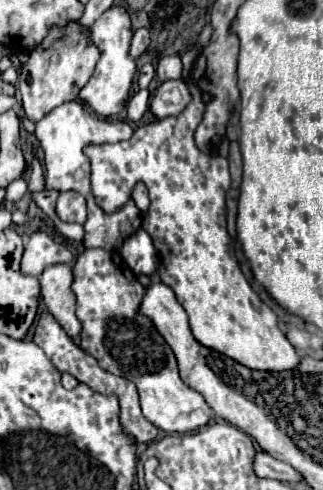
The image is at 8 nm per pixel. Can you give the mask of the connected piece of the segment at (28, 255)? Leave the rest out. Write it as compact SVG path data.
M32 232L22 256L22 272L40 276L50 264L72 264L70 250L54 242L46 232Z

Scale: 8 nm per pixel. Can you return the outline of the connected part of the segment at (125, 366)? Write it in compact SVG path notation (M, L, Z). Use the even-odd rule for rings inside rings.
M100 248L84 250L74 264L72 290L78 298L76 316L82 322L80 346L92 354L104 370L136 384L146 420L166 434L192 432L210 422L212 408L196 390L180 380L174 352L152 322L138 314L146 290L118 254Z

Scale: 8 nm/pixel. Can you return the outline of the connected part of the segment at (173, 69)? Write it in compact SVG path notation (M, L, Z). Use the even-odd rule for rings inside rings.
M178 54L158 58L158 62L156 62L156 78L160 82L180 78L180 76L182 76L182 62L180 62Z

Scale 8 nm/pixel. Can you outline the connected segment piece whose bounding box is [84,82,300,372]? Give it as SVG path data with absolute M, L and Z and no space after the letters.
M188 82L188 88L192 102L178 116L140 126L130 140L84 150L92 164L92 194L104 212L114 212L130 200L134 184L144 182L152 204L152 212L144 216L144 230L162 258L158 274L186 310L194 338L250 370L294 370L300 356L278 328L276 314L246 282L234 256L226 230L226 190L231 187L228 160L196 148L194 130L202 120L204 102L194 82Z

